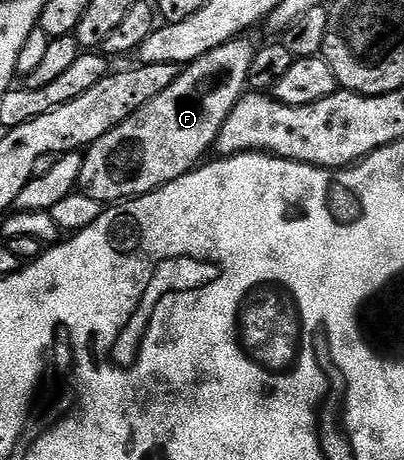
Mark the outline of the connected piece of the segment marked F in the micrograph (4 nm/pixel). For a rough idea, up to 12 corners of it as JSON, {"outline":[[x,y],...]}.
{"outline":[[250,36],[201,55],[83,153],[79,189],[130,201],[214,150]]}

